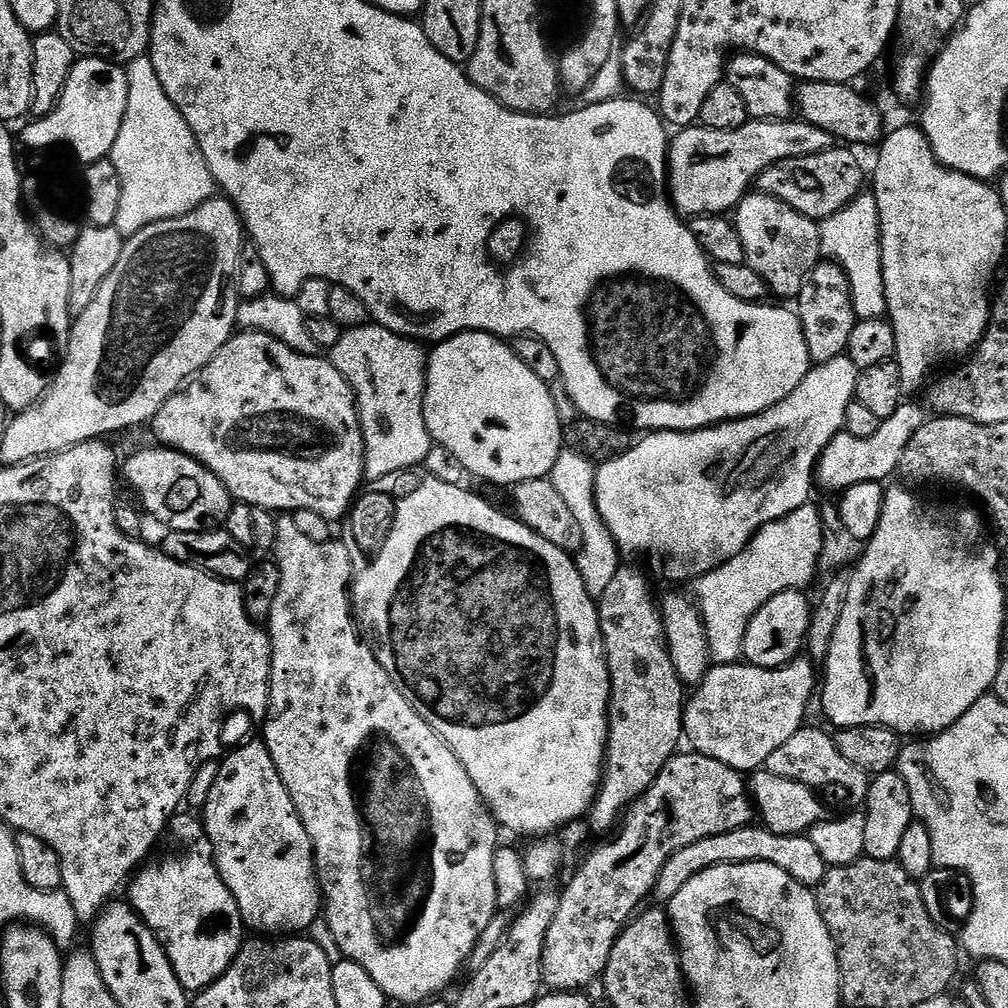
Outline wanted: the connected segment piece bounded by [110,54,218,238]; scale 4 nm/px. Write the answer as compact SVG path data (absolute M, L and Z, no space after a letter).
M145 54L134 58L126 68L128 74L128 97L126 98L126 114L122 118L122 130L118 130L118 138L112 147L110 159L118 170L118 178L122 180L122 202L118 202L118 218L114 227L125 238L138 234L151 224L163 220L173 220L187 212L193 212L207 200L217 195L216 180L210 174L210 166L206 166L206 158L196 141L196 135L190 130L186 118L170 102L166 90L162 90L162 82L158 82L158 70L154 70L151 55Z

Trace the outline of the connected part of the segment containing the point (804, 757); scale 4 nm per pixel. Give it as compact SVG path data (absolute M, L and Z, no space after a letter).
M811 726L800 728L798 734L793 734L783 746L778 746L778 750L774 750L774 754L770 754L766 771L805 784L807 788L813 790L845 788L856 802L863 802L868 797L869 773L854 766L854 762L842 758L835 739L831 735L827 736L820 728L811 728Z

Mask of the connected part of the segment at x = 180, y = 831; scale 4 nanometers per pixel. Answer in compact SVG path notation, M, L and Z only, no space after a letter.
M196 814L184 815L173 816L170 828L185 840L185 844L177 852L170 853L168 860L153 859L145 863L131 877L126 900L160 939L185 992L199 994L222 978L236 961L246 939L246 925L234 894L230 894L216 868L212 843L204 835L203 819Z

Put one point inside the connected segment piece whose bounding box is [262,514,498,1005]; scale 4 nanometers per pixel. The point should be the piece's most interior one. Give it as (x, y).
(404, 845)

